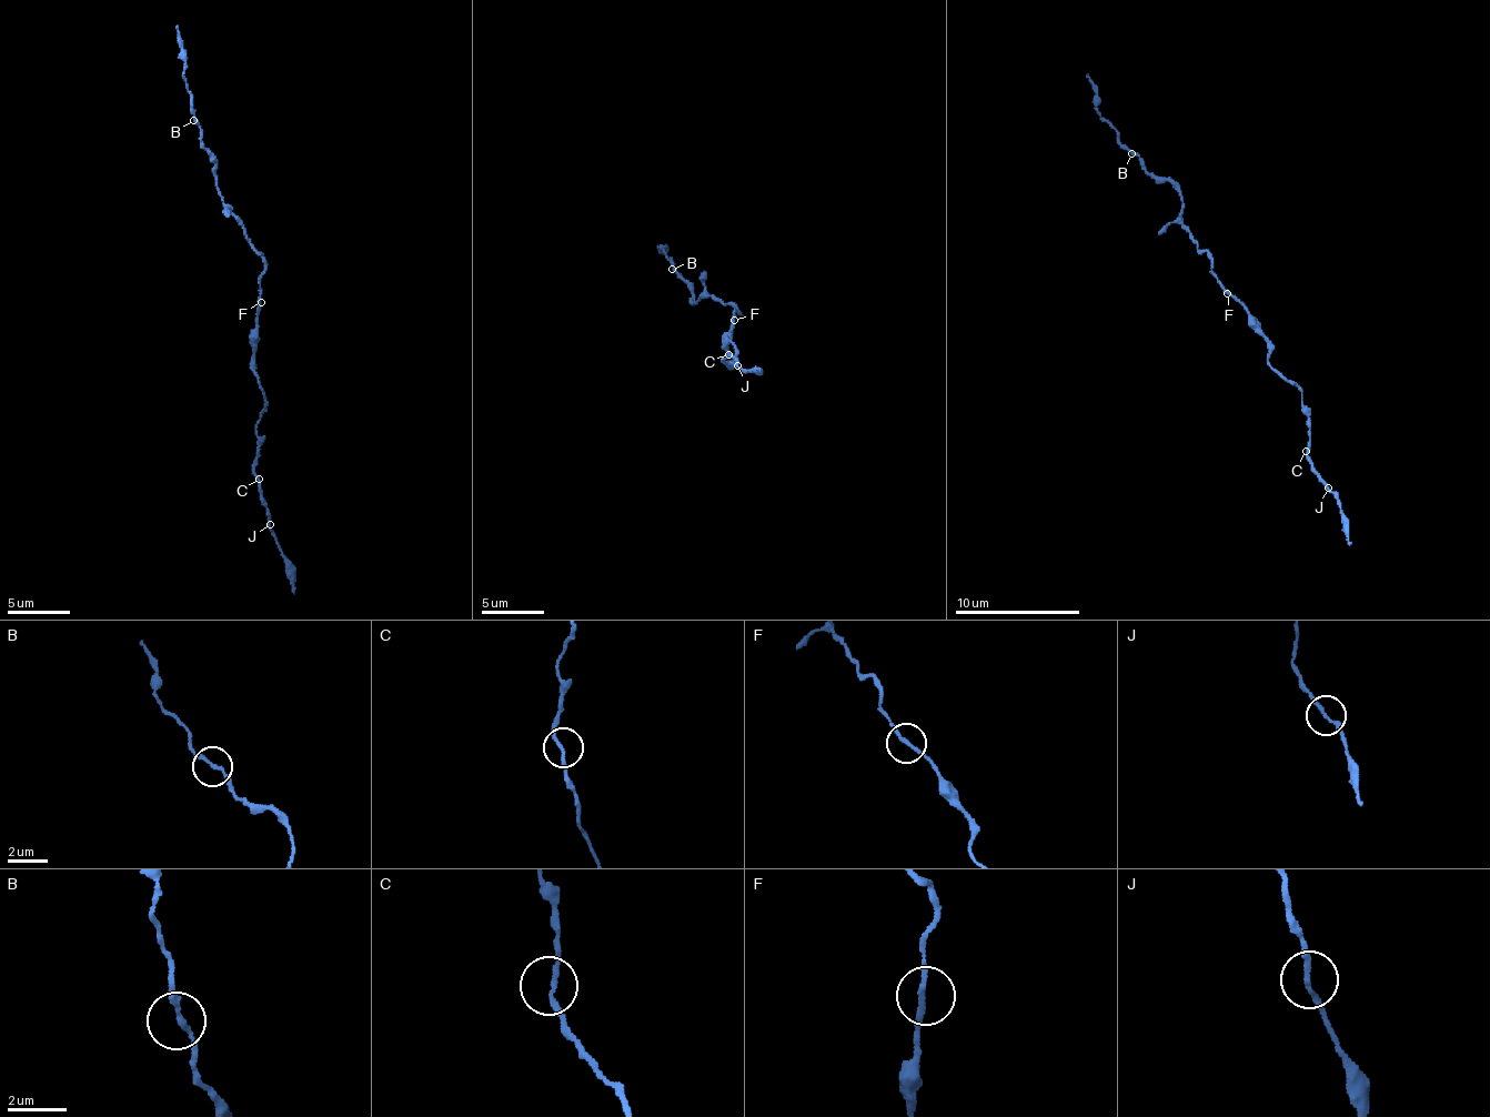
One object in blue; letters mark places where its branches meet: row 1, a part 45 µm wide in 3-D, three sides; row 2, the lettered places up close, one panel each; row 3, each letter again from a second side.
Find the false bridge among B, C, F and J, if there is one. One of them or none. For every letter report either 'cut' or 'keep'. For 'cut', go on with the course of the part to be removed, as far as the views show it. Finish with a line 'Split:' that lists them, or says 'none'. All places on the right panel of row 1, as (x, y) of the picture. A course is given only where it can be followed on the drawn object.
B: keep
C: keep
F: keep
J: keep
Split: none

